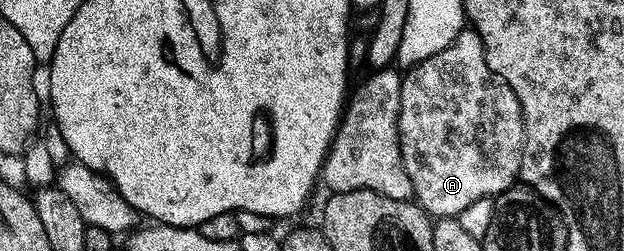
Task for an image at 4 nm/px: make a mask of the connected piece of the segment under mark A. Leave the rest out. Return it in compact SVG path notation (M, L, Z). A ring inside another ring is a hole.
M465 27L461 29L460 34L458 34L446 48L442 51L438 51L438 55L430 55L430 59L426 59L422 63L411 66L411 68L403 74L400 82L399 127L400 150L402 151L404 166L410 175L412 192L415 200L433 218L459 218L460 213L466 211L466 207L470 207L470 203L474 203L474 199L482 199L483 197L495 198L496 194L504 193L507 189L511 189L517 184L520 175L522 155L524 154L524 120L522 119L522 111L520 110L520 104L512 88L510 88L498 74L494 71L490 71L490 67L486 63L486 55L484 54L484 44L476 33L475 28Z

